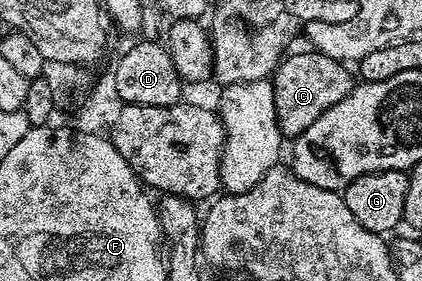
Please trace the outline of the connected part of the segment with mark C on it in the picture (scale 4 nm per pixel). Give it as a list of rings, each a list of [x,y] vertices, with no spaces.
[[[314,50],[287,53],[272,75],[276,116],[283,135],[290,140],[300,137],[308,124],[316,124],[332,104],[340,104],[340,100],[352,93],[356,85],[355,75],[351,67],[350,70],[346,67],[349,65],[345,61]]]

